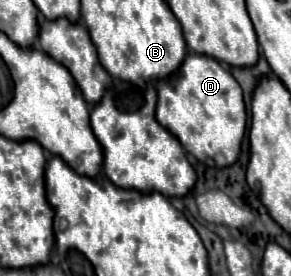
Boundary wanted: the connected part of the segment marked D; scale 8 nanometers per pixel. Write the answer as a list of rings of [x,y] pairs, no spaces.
[[[188,54],[180,70],[172,78],[160,80],[156,90],[156,120],[180,140],[186,152],[214,168],[228,168],[238,160],[246,132],[244,96],[234,76],[224,70],[218,60],[200,54]]]

